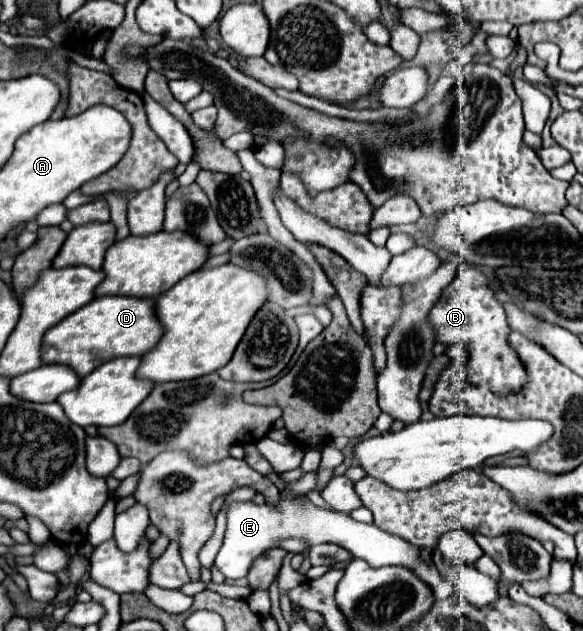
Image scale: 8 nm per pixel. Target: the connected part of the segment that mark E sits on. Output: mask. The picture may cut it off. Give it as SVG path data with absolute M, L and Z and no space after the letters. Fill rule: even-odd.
M280 495L280 507L270 509L270 505L254 505L252 501L246 503L232 503L228 509L228 529L224 535L224 543L220 547L220 553L216 555L218 569L226 575L226 579L242 579L246 577L252 561L262 555L266 549L276 547L280 539L286 537L302 537L310 545L320 543L334 543L342 545L350 551L350 555L364 559L372 567L384 567L384 565L402 565L408 569L416 569L418 561L422 561L424 549L418 549L410 545L408 541L402 541L402 537L394 537L376 525L366 525L354 521L346 513L326 511L312 503L296 503L298 495Z

